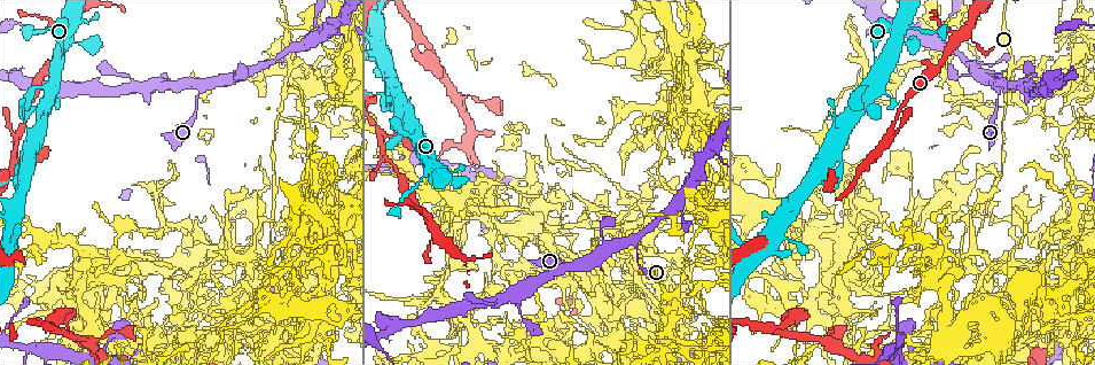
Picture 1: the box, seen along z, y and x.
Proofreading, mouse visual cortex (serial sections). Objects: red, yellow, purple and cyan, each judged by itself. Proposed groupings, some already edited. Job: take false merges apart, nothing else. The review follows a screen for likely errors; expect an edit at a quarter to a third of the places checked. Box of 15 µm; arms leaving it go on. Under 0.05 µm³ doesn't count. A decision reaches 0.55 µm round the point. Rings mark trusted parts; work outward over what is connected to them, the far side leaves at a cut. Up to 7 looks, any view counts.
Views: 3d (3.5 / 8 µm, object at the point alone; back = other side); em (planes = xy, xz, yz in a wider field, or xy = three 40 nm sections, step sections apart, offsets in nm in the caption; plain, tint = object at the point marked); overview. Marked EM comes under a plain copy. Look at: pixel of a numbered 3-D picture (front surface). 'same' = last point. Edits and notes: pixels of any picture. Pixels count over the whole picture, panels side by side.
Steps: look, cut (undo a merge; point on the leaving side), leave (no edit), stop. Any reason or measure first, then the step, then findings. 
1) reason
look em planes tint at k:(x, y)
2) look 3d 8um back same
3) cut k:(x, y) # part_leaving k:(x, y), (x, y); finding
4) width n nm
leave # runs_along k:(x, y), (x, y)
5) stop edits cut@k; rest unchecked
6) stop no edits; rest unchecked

sharp bend
look 3d 8um at 1:(955, 36)

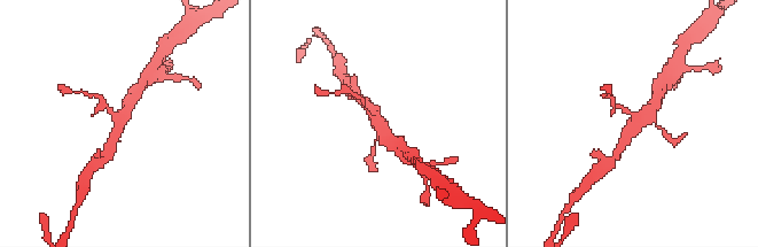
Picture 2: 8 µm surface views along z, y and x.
look 3d 3.5um at 2:(378, 123)

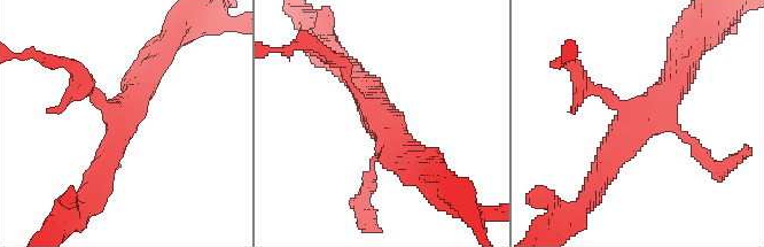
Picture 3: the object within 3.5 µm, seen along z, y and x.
leave # runs_along 3:(598, 180), (615, 141), (683, 74); continuous, no second cell

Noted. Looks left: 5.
two arms in line, one across
look 3d 8um at 1:(386, 157)

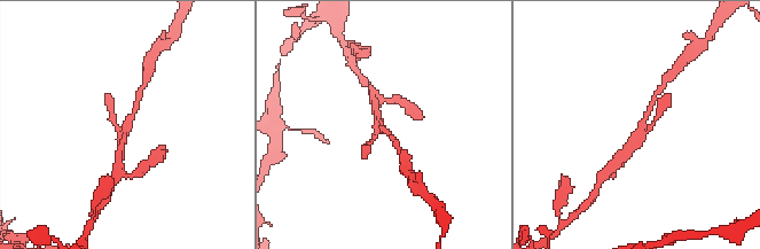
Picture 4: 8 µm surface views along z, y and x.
arms 3; arm_widths 150, 200, 300 nm
look em xy step 2 tint at 4:(126, 130)

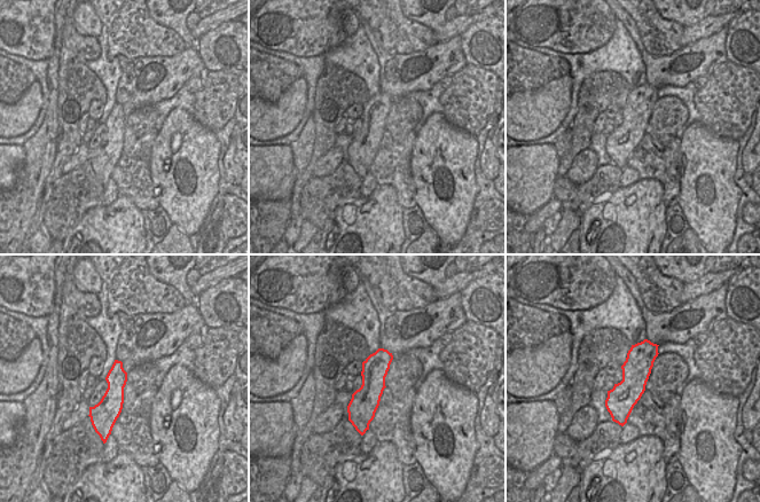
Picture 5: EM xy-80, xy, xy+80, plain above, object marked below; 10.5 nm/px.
width 300 nm
leave # runs_along 4:(652, 104), (641, 138), (620, 157); continuous, no second cell

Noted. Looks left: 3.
three-way junction
look 3d 3.5um at 1:(202, 89)

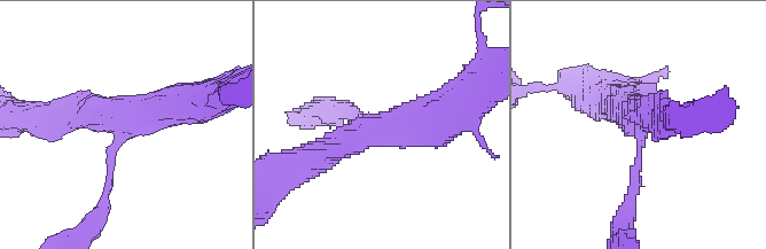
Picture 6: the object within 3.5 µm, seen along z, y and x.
arms 3; arm_widths 150, 400, 500 nm; now the EM
look em xy step 1 tint at 6:(640, 132)

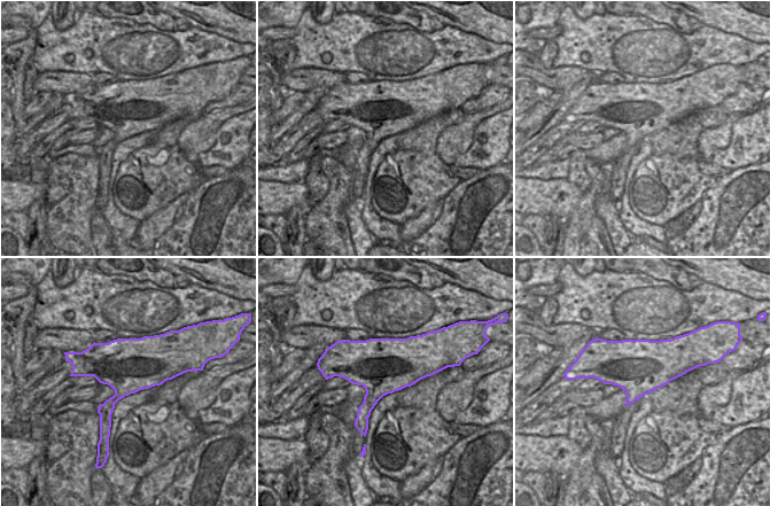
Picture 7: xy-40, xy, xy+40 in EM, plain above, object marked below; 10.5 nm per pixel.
leave # runs_along 6:(632, 202), (640, 131), (620, 103); all the same cell

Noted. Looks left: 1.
stop no edits; rest unchecked

